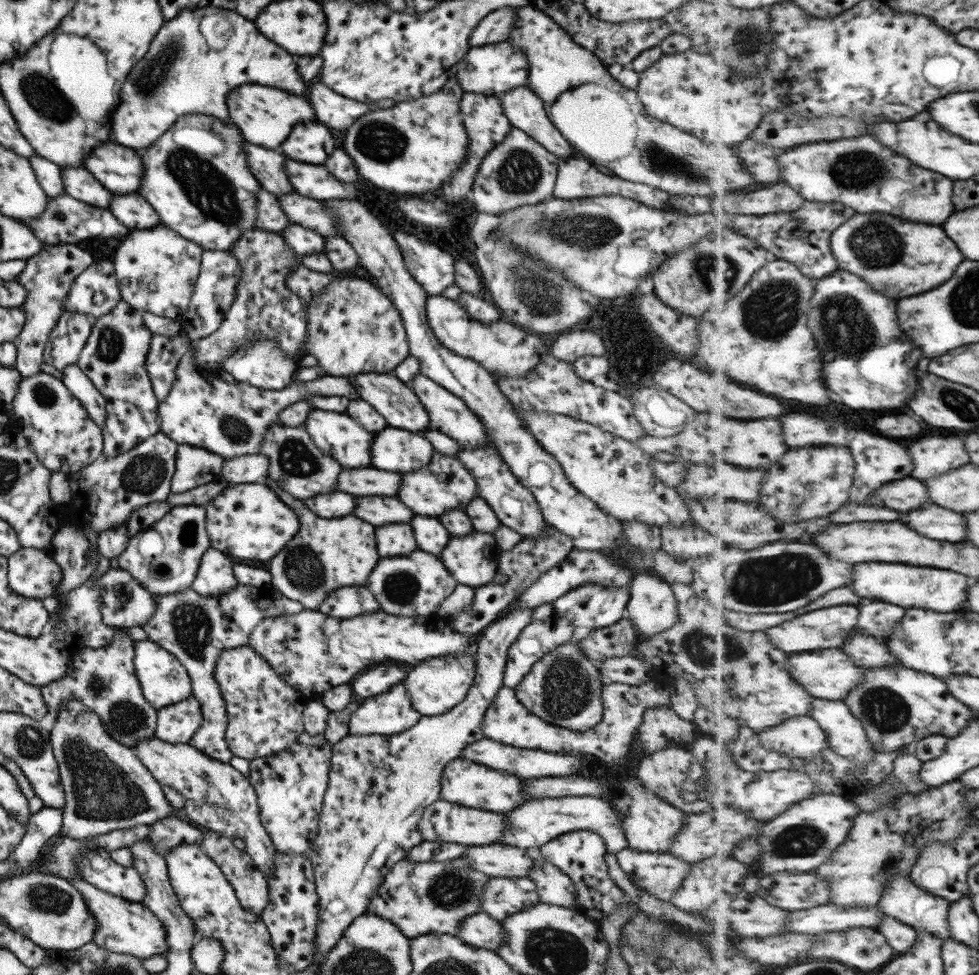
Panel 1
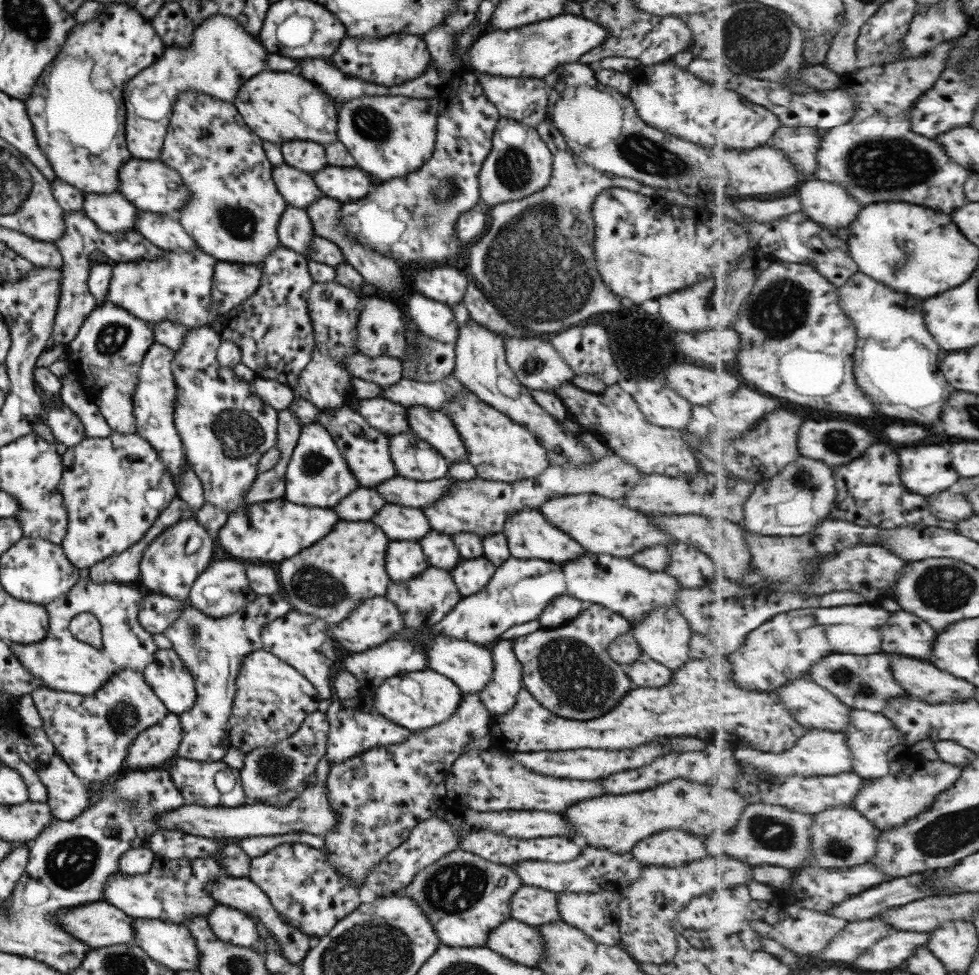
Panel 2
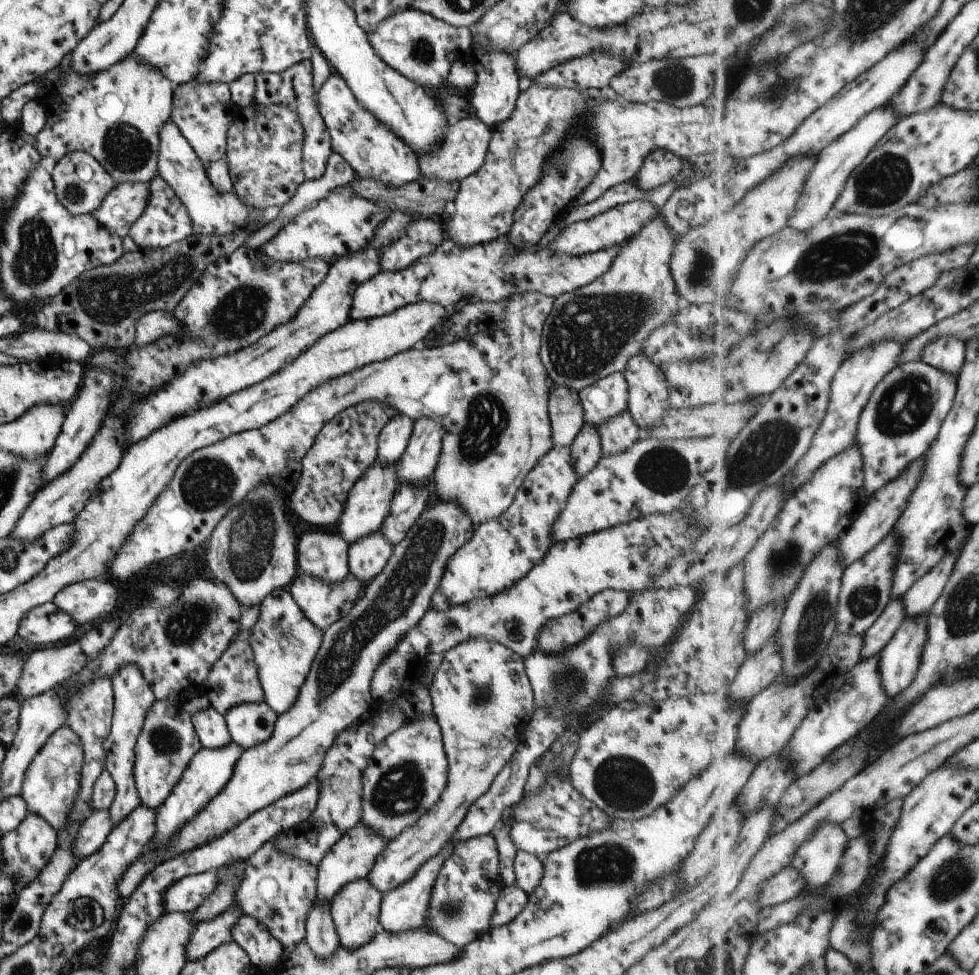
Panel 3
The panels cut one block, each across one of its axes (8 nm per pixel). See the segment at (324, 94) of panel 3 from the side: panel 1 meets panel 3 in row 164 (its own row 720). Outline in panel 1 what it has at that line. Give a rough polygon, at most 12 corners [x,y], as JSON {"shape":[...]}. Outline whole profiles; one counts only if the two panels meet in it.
{"shape":[[403,681],[363,699],[349,713],[347,736],[391,736],[419,713]]}

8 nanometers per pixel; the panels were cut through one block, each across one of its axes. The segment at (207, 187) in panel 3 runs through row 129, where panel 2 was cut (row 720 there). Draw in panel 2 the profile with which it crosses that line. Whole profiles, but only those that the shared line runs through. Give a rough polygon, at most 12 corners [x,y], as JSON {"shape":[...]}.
{"shape":[[178,715],[138,732],[122,771],[157,768],[175,756]]}

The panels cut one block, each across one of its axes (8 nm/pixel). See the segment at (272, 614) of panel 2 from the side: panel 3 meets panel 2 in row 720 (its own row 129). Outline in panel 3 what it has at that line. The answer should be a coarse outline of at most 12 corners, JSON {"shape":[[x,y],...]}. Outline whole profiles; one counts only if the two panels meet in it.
{"shape":[[179,85],[171,116],[217,192],[237,107],[229,86]]}

